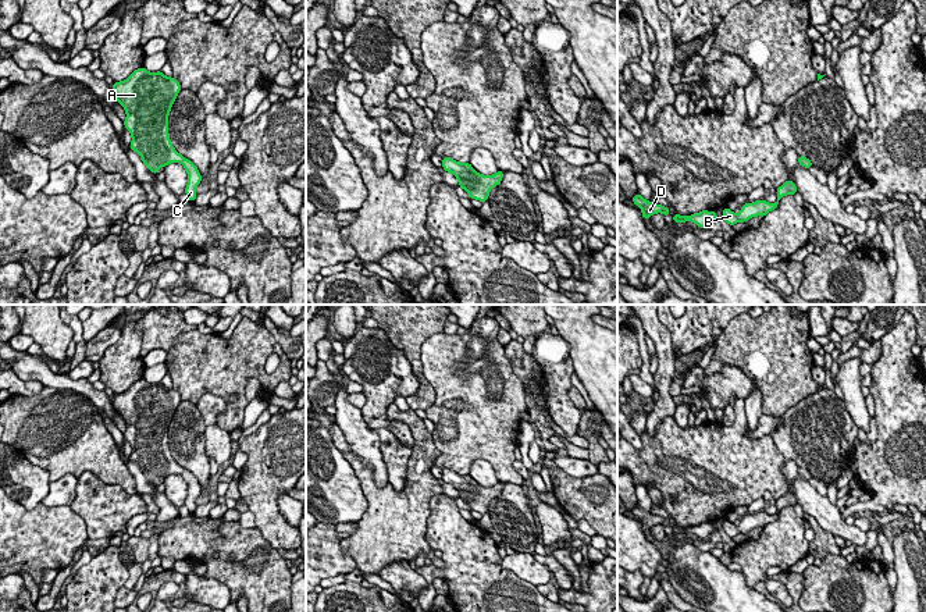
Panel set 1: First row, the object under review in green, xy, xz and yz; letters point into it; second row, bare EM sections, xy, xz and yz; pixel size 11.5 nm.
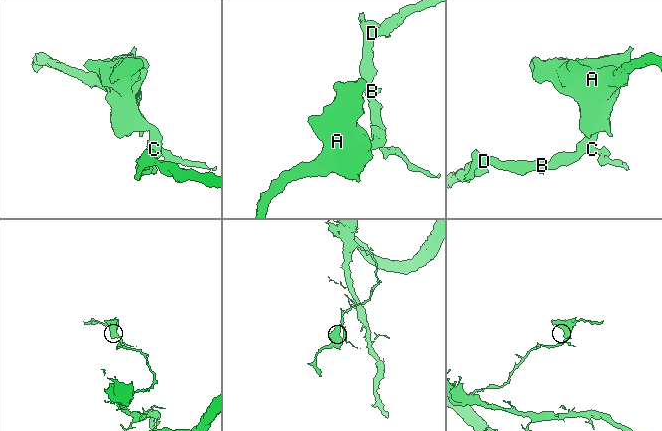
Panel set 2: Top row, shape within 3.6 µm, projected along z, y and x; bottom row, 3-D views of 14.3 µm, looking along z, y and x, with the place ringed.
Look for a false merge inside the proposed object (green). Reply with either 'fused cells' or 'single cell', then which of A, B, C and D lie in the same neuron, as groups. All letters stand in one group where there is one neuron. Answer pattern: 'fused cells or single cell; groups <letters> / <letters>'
single cell; groups A B C D

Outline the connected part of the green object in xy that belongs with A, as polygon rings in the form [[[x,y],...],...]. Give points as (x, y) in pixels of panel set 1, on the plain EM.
[[[135,381],[127,391],[113,396],[114,410],[124,419],[124,438],[129,442],[131,462],[136,463],[153,485],[170,474],[181,474],[188,484],[185,506],[195,513],[202,492],[199,480],[175,462],[168,445],[168,426],[181,403],[179,392],[161,382]]]

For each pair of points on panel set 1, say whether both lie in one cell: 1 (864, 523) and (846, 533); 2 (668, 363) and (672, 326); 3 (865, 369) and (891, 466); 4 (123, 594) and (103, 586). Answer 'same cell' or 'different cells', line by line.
1: different cells
2: different cells
3: different cells
4: different cells

